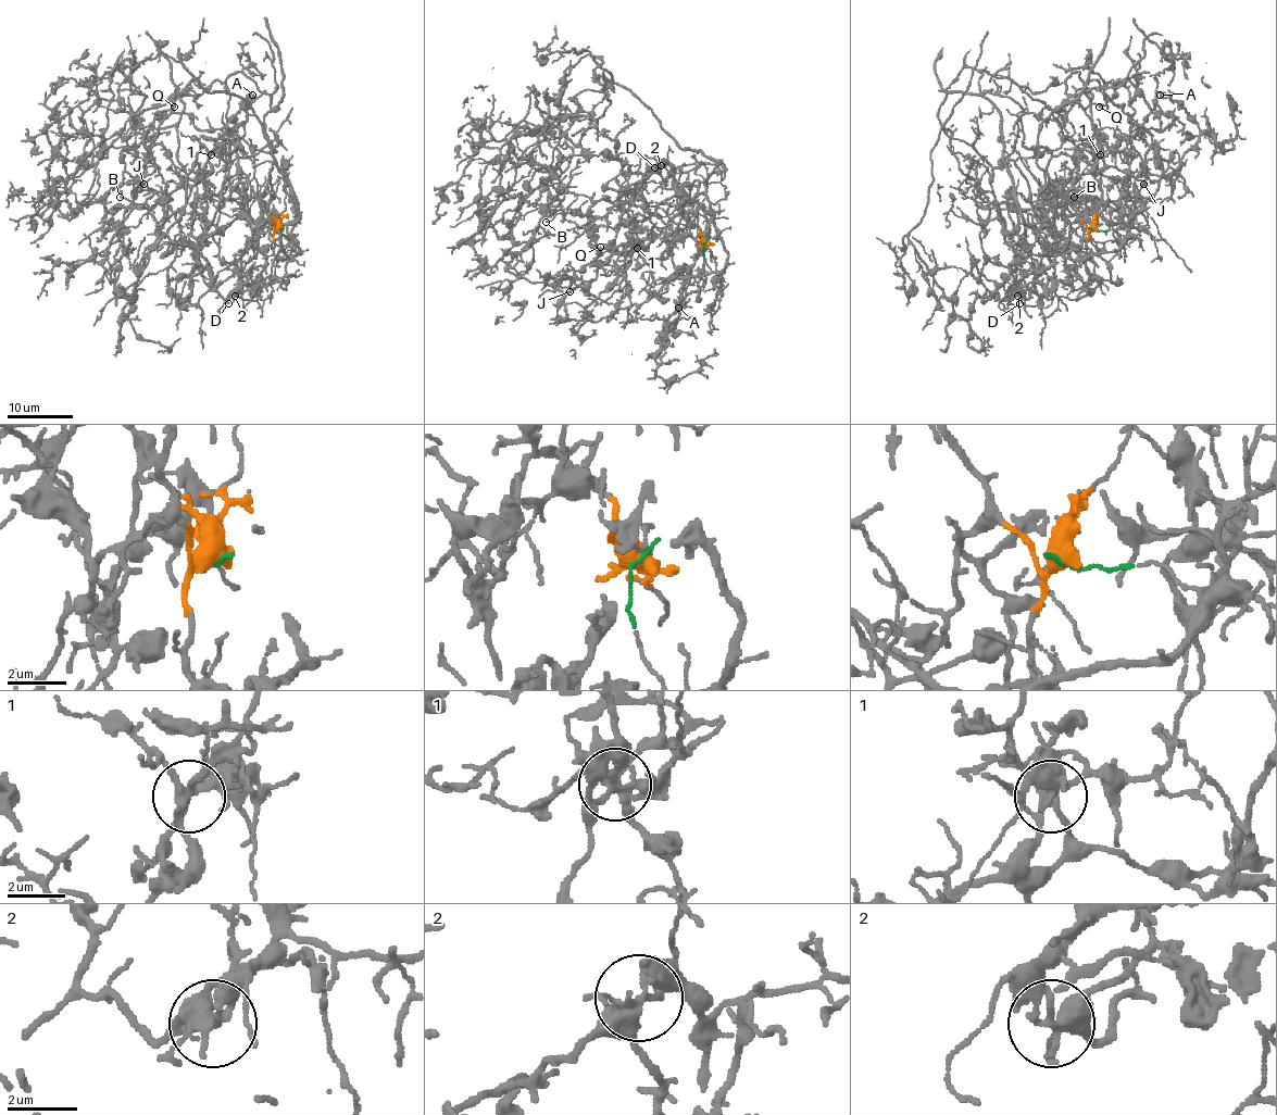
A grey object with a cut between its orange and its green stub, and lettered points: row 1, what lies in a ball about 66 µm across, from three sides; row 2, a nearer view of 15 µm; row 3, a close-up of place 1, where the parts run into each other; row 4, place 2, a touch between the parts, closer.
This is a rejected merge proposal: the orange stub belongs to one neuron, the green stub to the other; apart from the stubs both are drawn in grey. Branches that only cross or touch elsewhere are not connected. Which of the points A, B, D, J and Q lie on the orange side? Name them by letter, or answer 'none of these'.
A, J, Q

